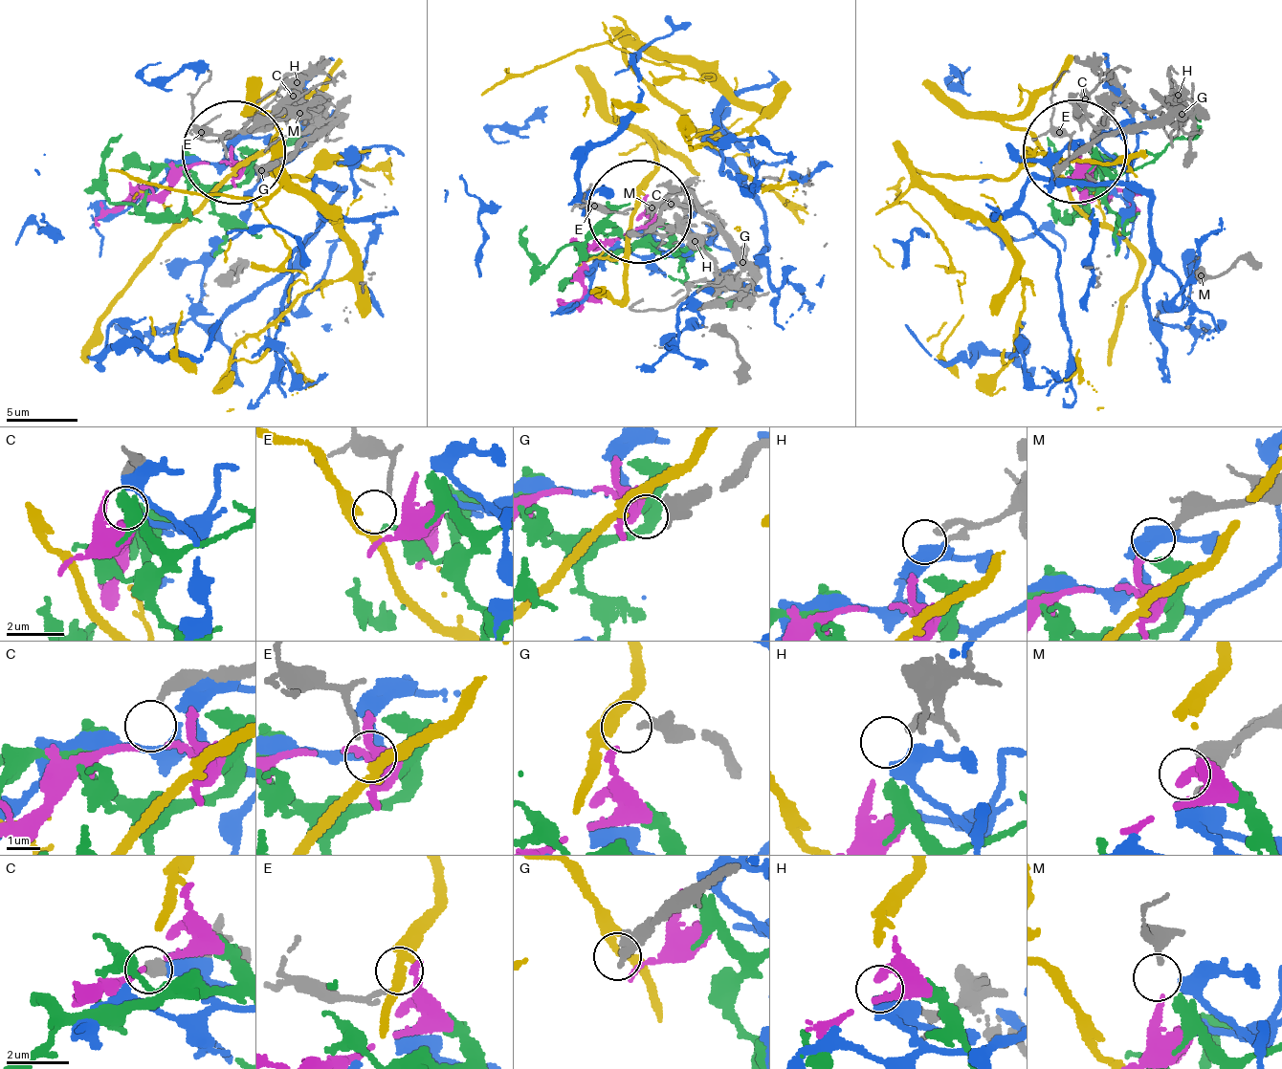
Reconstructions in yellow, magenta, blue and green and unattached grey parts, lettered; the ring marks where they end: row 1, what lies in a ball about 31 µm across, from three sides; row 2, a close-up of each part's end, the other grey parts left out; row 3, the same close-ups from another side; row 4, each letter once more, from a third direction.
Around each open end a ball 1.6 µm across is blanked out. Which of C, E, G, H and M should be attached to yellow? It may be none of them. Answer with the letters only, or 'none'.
E

